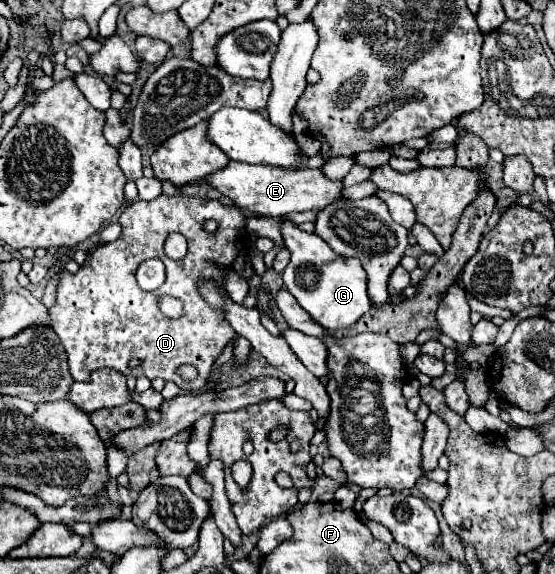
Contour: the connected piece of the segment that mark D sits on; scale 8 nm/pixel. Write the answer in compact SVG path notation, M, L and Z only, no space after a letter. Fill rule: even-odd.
M159 195L153 201L135 201L121 213L119 221L123 225L121 237L115 243L93 249L75 275L65 271L57 287L57 301L49 307L53 329L69 357L69 373L75 381L87 381L93 371L107 367L125 377L161 377L173 381L183 391L199 391L207 385L211 365L235 333L225 319L225 311L213 309L201 297L199 281L223 281L227 295L225 269L231 269L241 251L247 249L247 219L237 209L223 207L217 199ZM207 219L219 225L215 233L203 231ZM169 233L187 237L189 249L179 261L169 259L163 251ZM151 257L161 259L167 267L167 281L153 293L143 291L135 281L137 267ZM163 295L171 295L183 303L183 315L179 319L169 319L161 313L159 299ZM131 359L141 359L143 363L131 369ZM181 363L193 363L199 369L199 377L183 381L177 375Z

